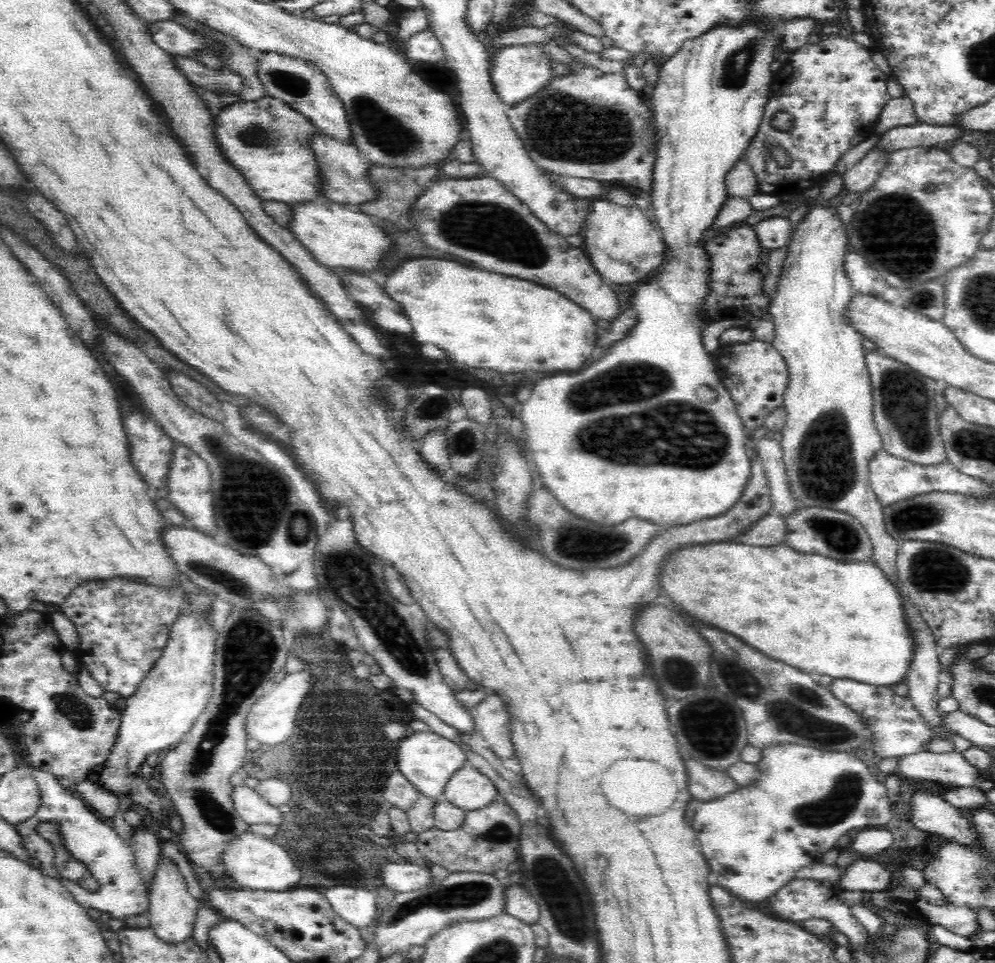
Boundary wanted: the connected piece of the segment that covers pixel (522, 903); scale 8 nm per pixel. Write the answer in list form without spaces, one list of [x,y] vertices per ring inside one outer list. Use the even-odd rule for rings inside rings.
[[[507,882],[503,892],[507,896],[505,913],[530,925],[537,922],[540,916],[539,905],[521,884]]]

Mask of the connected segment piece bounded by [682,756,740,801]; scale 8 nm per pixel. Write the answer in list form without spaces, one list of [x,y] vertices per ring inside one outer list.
[[[682,756],[687,768],[687,790],[697,801],[720,799],[735,790],[739,784],[724,771],[717,771],[690,757]]]

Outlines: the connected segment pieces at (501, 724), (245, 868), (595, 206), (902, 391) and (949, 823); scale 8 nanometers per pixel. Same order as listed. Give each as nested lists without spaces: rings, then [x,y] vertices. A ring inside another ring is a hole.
[[[491,692],[472,709],[476,732],[486,740],[486,748],[491,748],[502,759],[515,756],[510,742],[510,711],[506,710],[502,697]]]
[[[246,832],[242,840],[234,840],[234,844],[230,844],[230,852],[222,856],[222,864],[226,864],[226,872],[230,872],[230,880],[233,880],[235,889],[285,891],[297,886],[302,878],[302,872],[296,868],[284,848],[254,832]]]
[[[606,197],[591,201],[592,203],[589,205],[591,211],[583,225],[582,247],[586,248],[585,253],[588,254],[588,258],[598,271],[598,274],[609,284],[630,284],[630,286],[636,286],[649,278],[664,262],[664,258],[666,258],[664,254],[666,254],[667,250],[662,231],[649,216],[650,212],[640,209],[636,205],[621,206]]]
[[[882,352],[866,353],[866,367],[873,386],[873,418],[883,438],[883,448],[890,455],[930,466],[945,463],[947,454],[939,432],[939,413],[934,398],[944,388],[940,380],[932,380],[906,364],[882,356]]]
[[[916,789],[913,794],[912,824],[916,824],[916,828],[965,846],[974,846],[978,842],[978,833],[971,826],[965,810],[953,807],[928,789]]]

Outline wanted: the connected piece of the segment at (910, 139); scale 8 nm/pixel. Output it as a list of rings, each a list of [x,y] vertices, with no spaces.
[[[918,123],[912,126],[899,126],[887,130],[877,141],[877,148],[884,148],[885,152],[900,150],[901,148],[945,145],[950,140],[962,137],[962,129],[930,123]]]

